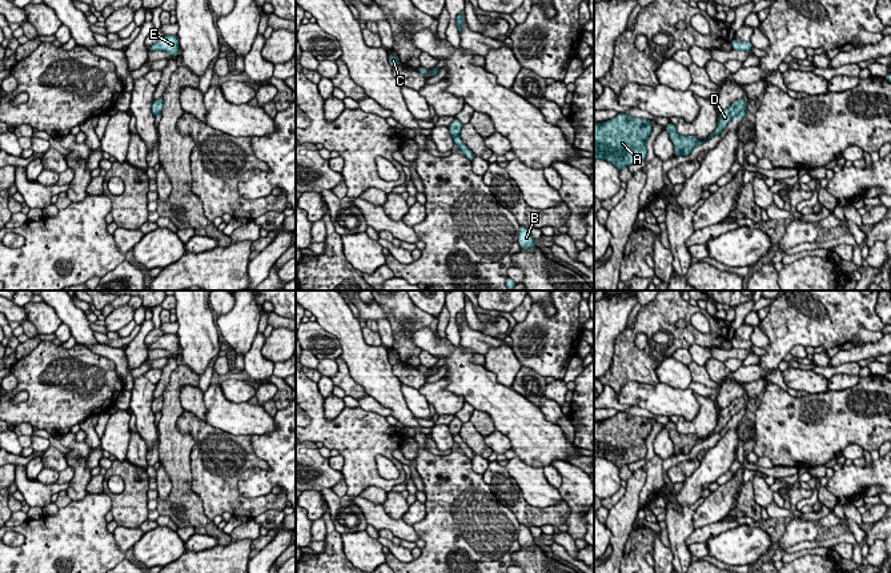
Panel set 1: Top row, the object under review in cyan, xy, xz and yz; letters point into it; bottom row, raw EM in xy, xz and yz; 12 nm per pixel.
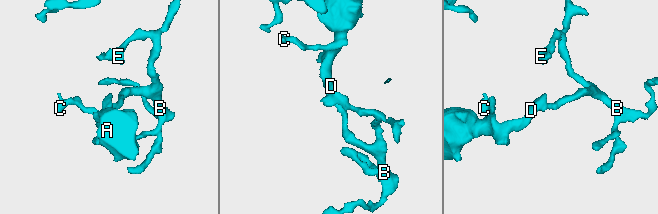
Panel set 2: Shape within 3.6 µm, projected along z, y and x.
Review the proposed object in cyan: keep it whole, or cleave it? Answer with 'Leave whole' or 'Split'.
Split

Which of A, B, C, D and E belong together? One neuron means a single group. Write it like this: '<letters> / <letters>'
A C D / B E

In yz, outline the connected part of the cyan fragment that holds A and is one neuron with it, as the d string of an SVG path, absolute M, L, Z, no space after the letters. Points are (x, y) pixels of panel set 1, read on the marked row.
M618 113L615 117L594 123L594 159L602 159L611 163L618 171L646 159L646 140L653 127L647 119L633 117L626 113Z

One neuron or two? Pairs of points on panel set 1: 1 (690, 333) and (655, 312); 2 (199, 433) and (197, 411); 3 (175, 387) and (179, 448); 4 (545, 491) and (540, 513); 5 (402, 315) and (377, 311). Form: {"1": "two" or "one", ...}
{"1": "one", "2": "two", "3": "one", "4": "two", "5": "two"}

